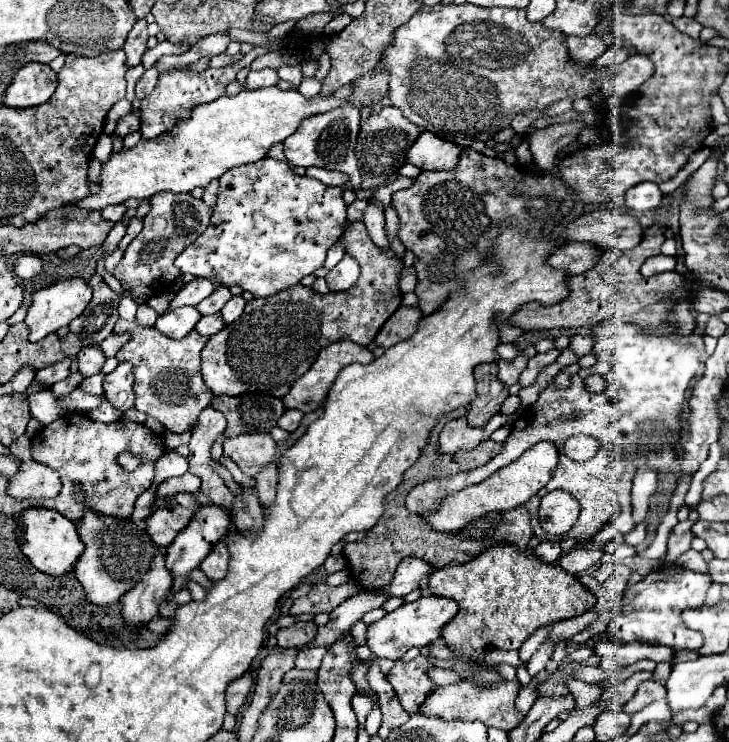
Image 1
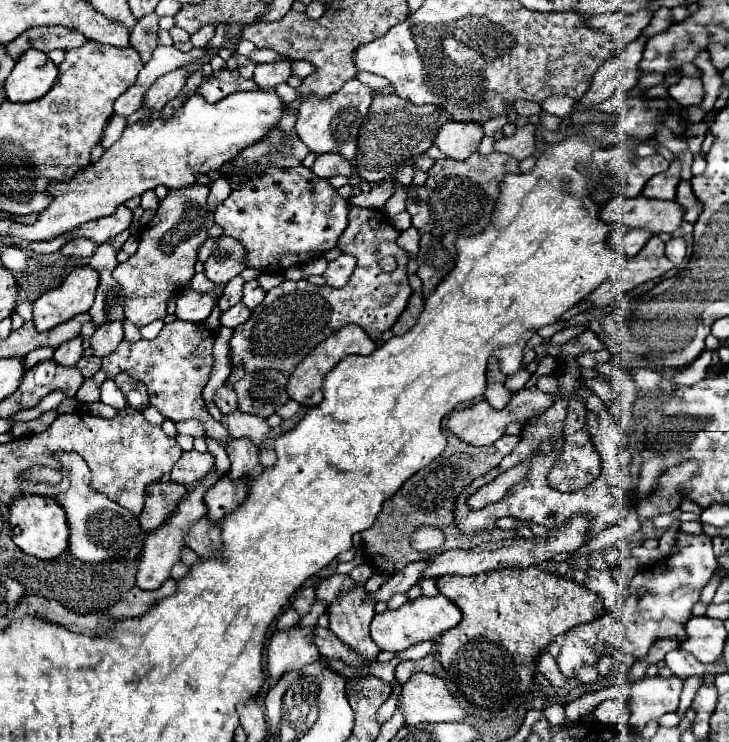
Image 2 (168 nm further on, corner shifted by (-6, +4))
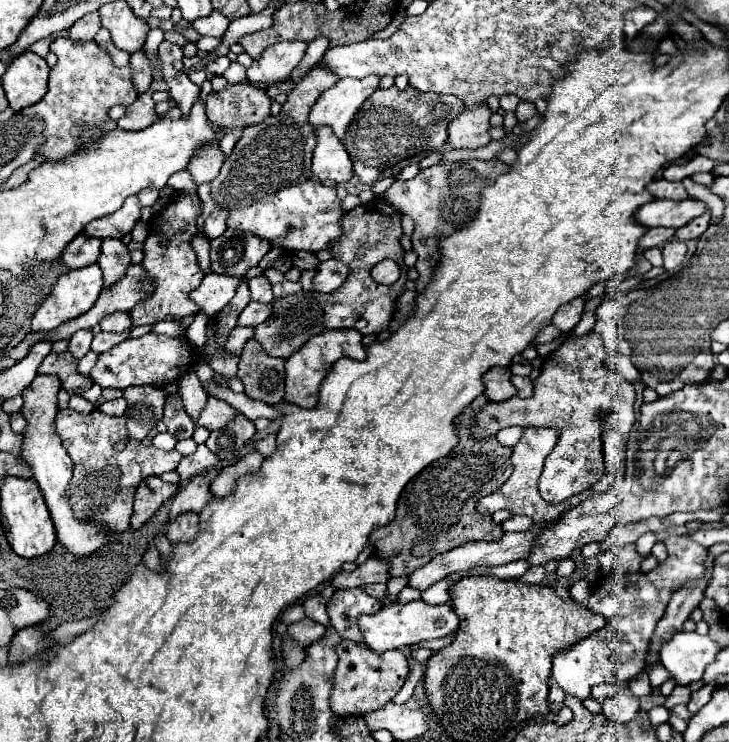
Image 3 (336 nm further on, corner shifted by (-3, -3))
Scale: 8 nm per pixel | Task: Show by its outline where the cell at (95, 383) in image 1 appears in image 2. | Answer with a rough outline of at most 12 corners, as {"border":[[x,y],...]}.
{"border":[[84,380],[76,394],[82,404],[100,402],[100,386]]}

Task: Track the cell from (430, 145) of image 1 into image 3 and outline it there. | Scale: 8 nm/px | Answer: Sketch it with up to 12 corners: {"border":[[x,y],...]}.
{"border":[[487,105],[449,123],[451,149],[479,149],[489,137]]}

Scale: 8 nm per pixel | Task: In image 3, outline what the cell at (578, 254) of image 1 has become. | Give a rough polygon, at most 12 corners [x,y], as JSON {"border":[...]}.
{"border":[[649,229],[639,249],[661,247],[673,239],[675,229]]}

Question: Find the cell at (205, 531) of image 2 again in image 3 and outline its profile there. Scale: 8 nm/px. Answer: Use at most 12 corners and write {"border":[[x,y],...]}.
{"border":[[197,513],[179,515],[167,527],[171,543],[189,543],[199,533]]}

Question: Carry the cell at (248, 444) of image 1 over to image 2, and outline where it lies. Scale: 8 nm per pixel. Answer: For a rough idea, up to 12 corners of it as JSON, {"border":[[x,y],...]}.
{"border":[[240,410],[220,422],[232,438],[248,436],[256,446],[272,430],[264,418]]}

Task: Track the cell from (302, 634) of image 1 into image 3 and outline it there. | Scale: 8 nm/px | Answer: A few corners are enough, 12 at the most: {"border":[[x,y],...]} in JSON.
{"border":[[341,641],[331,709],[363,715],[391,701],[409,663]]}

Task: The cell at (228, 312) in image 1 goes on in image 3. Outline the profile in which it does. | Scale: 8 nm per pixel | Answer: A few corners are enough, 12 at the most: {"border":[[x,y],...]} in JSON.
{"border":[[265,277],[247,281],[251,299],[271,303],[273,293]]}

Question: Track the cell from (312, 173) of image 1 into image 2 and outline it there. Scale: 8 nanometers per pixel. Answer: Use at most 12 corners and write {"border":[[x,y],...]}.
{"border":[[316,154],[312,172],[320,178],[352,176],[342,154]]}

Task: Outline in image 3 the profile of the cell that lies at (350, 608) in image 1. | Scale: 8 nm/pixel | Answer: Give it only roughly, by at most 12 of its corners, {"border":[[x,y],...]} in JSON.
{"border":[[505,533],[499,543],[469,543],[435,555],[409,575],[427,589],[449,573],[525,559],[537,533]]}

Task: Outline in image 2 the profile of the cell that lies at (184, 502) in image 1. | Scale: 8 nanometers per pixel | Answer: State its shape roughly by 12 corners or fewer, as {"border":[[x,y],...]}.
{"border":[[182,484],[146,488],[142,530],[156,530],[186,494]]}

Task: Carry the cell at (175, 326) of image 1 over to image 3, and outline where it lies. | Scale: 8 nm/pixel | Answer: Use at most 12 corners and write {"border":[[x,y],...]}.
{"border":[[211,273],[189,299],[213,317],[241,279]]}

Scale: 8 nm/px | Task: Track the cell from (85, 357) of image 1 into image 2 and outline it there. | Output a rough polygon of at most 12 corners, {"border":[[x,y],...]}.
{"border":[[124,322],[96,328],[92,348],[98,358],[116,350],[124,340]]}

